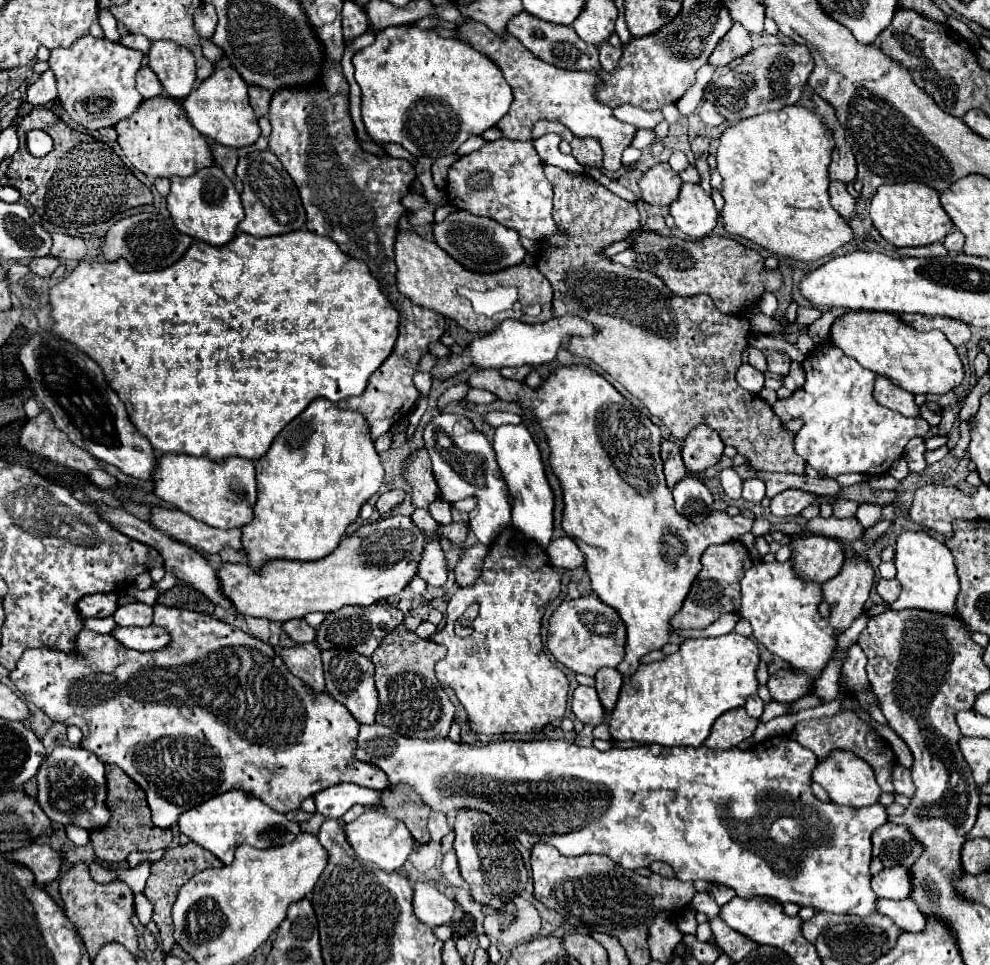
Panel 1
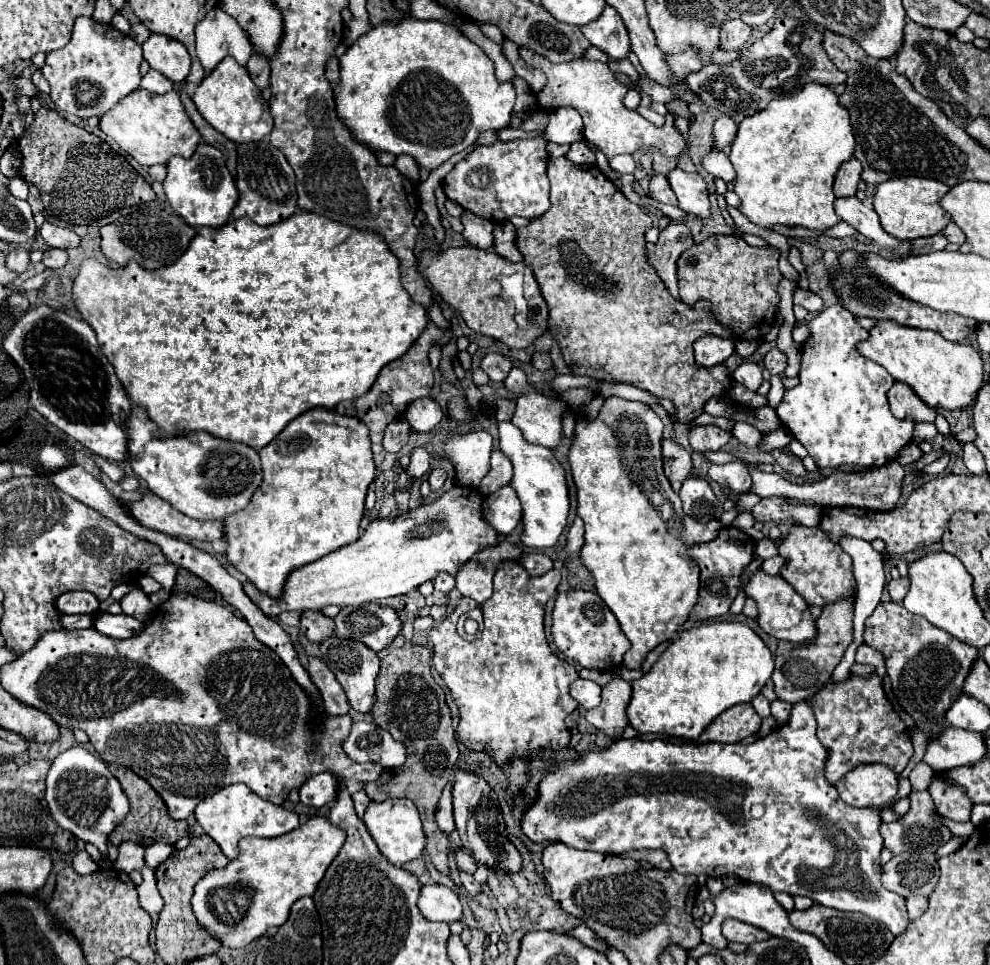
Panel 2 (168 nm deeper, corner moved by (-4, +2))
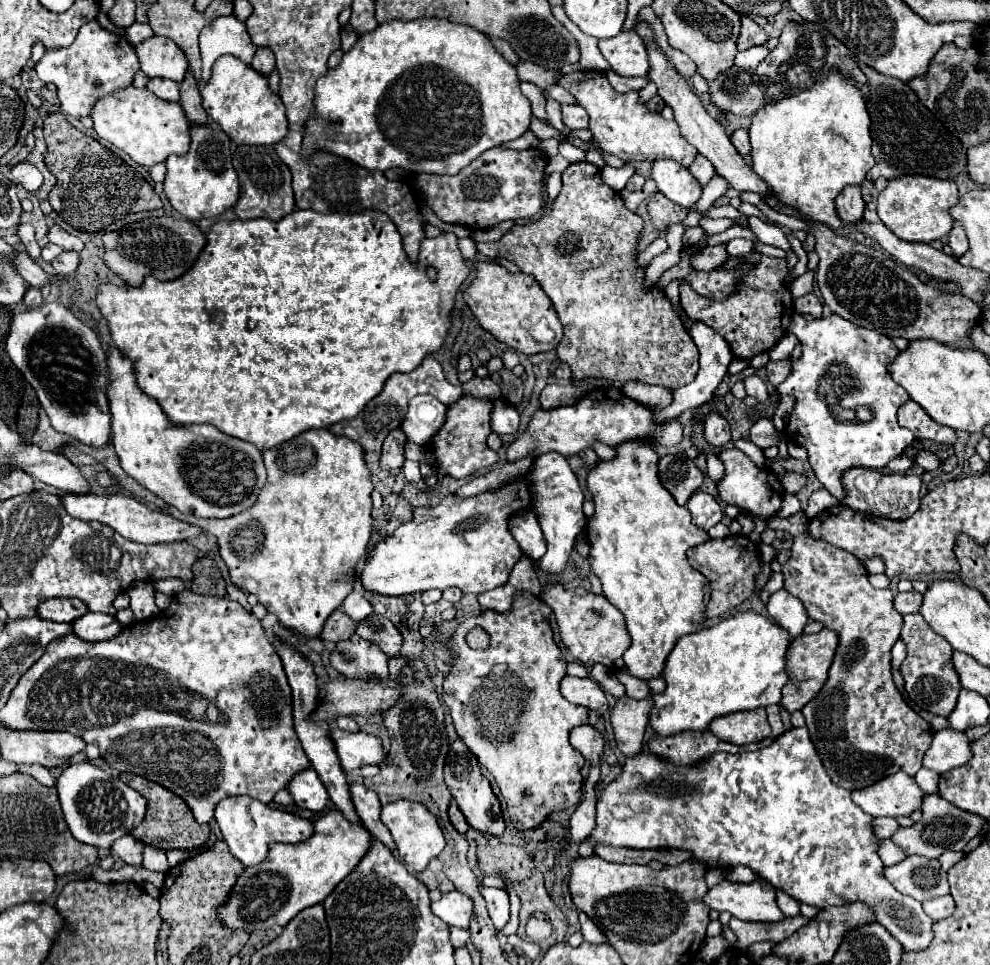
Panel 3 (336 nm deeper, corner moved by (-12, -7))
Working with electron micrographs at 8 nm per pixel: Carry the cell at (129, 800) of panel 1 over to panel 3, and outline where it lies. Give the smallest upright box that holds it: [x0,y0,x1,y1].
[121,774,211,850]

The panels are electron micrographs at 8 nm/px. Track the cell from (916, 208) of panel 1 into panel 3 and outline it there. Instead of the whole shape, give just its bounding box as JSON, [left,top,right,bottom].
[877,174,959,242]

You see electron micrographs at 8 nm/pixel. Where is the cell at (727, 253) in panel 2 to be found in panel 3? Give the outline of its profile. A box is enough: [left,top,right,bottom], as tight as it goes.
[679,252,793,360]

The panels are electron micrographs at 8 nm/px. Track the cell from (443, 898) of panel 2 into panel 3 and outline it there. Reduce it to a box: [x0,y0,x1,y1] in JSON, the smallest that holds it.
[431,890,473,928]

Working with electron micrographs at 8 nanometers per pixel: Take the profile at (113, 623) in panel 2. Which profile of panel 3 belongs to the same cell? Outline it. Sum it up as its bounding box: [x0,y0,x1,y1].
[71,612,121,642]

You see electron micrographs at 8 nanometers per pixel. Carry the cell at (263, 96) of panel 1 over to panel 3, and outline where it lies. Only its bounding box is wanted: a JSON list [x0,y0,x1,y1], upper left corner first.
[251,48,275,76]

